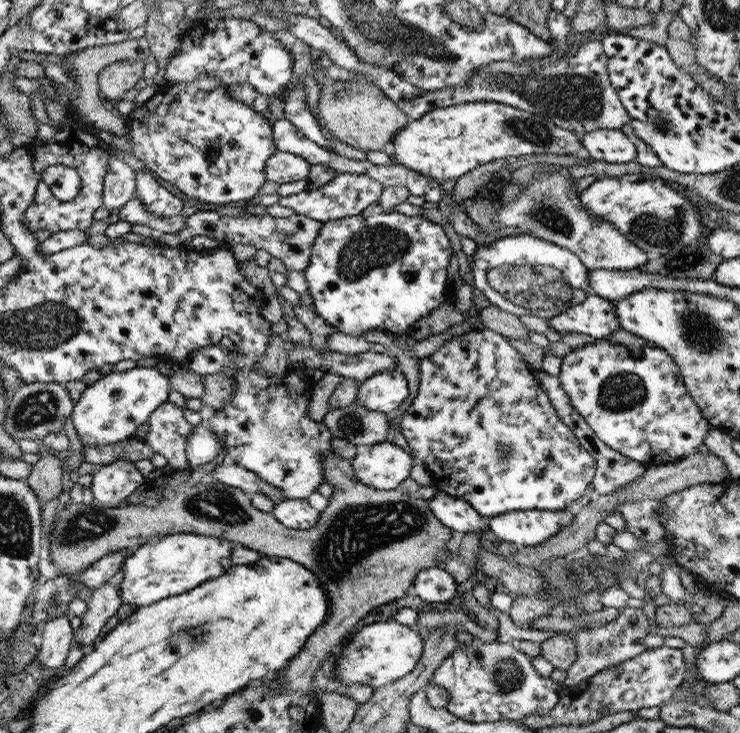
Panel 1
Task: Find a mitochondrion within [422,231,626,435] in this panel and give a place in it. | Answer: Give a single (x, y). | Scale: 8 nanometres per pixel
(527, 286)

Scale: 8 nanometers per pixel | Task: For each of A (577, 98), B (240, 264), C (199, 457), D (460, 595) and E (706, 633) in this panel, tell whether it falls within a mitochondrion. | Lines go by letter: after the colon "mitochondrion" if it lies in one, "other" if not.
A: mitochondrion
B: other
C: other
D: other
E: other

